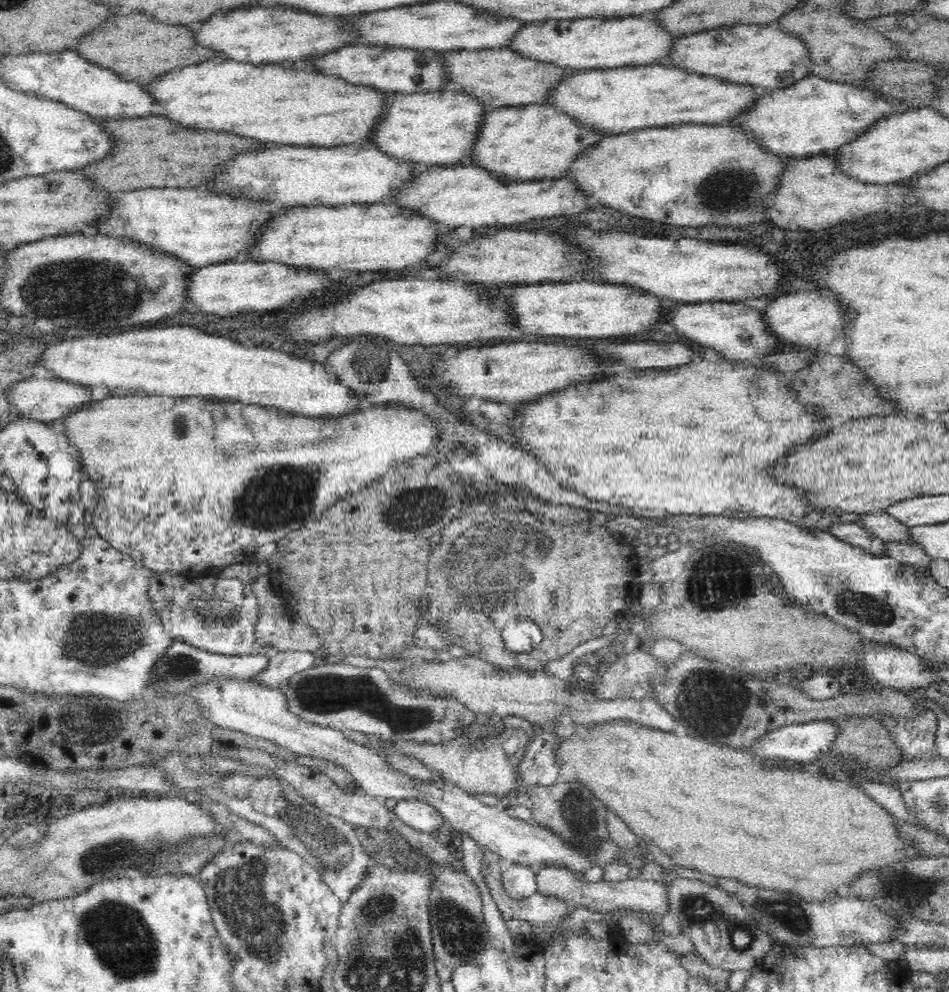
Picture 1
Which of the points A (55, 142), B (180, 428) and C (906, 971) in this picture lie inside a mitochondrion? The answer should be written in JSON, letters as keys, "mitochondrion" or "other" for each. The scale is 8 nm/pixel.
{"A":"other","B":"mitochondrion","C":"other"}

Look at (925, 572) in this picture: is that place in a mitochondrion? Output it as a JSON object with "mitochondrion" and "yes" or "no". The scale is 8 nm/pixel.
{"mitochondrion":"no"}

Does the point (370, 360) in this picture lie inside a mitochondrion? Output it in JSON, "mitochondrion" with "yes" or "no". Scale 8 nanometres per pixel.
{"mitochondrion":"yes"}

